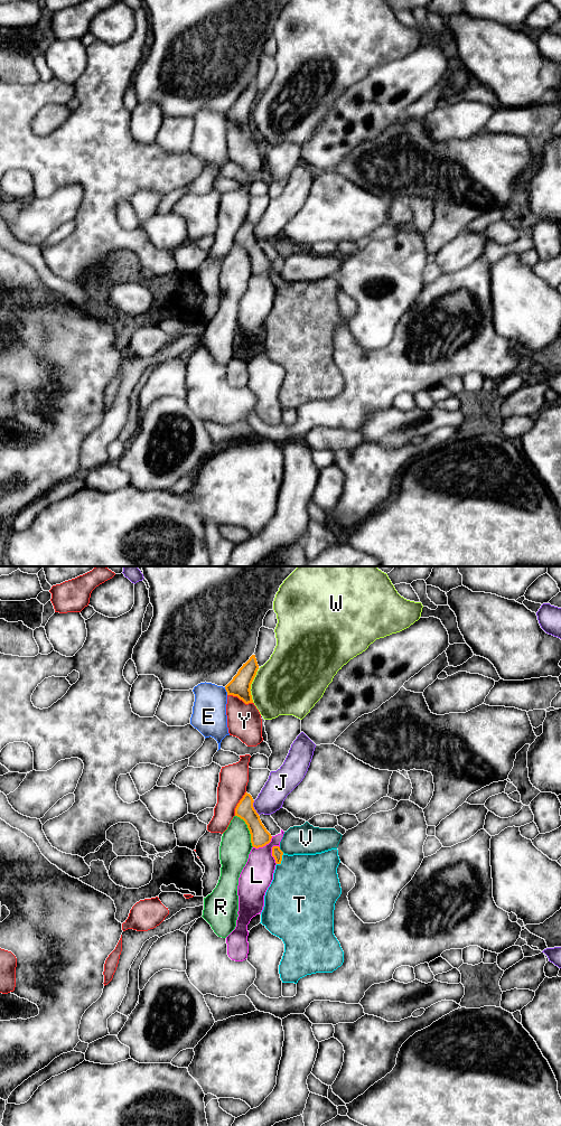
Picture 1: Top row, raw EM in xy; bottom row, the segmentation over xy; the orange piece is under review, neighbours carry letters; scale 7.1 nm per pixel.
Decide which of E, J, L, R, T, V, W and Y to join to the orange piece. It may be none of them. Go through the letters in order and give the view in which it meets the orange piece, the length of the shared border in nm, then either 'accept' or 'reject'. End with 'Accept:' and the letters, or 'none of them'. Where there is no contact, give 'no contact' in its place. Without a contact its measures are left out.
E: xy | 60 nm | reject
J: xy | 110 nm | reject
L: xy | 140 nm | reject
R: xy | 260 nm | reject
T: xy | 100 nm | accept
V: xy | 50 nm | reject
W: xy | 240 nm | reject
Y: xy | 200 nm | reject
Accept: T

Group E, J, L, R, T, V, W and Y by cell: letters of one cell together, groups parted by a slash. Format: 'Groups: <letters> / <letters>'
Groups: E / J / L / R / T / V / W / Y

